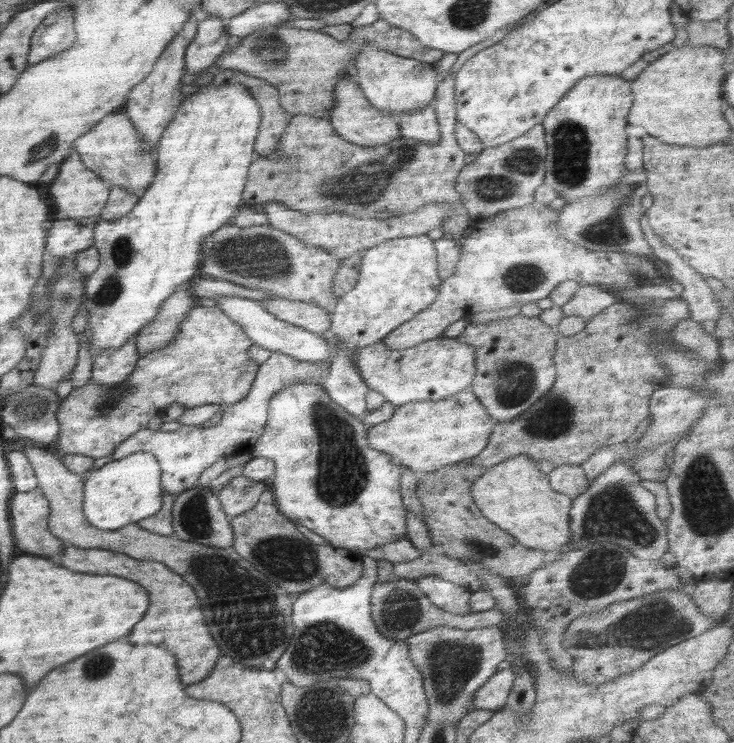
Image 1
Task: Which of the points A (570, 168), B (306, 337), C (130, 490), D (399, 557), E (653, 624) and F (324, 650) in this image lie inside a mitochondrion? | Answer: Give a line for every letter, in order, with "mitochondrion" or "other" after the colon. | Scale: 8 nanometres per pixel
A: mitochondrion
B: other
C: other
D: other
E: mitochondrion
F: mitochondrion

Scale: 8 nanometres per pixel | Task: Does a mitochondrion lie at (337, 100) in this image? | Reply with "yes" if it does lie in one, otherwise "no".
no

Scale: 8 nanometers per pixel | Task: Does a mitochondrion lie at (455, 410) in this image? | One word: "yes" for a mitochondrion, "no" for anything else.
yes

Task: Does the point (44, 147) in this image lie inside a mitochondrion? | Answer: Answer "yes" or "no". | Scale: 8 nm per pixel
yes

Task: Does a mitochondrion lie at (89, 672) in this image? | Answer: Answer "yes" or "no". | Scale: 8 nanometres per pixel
yes

